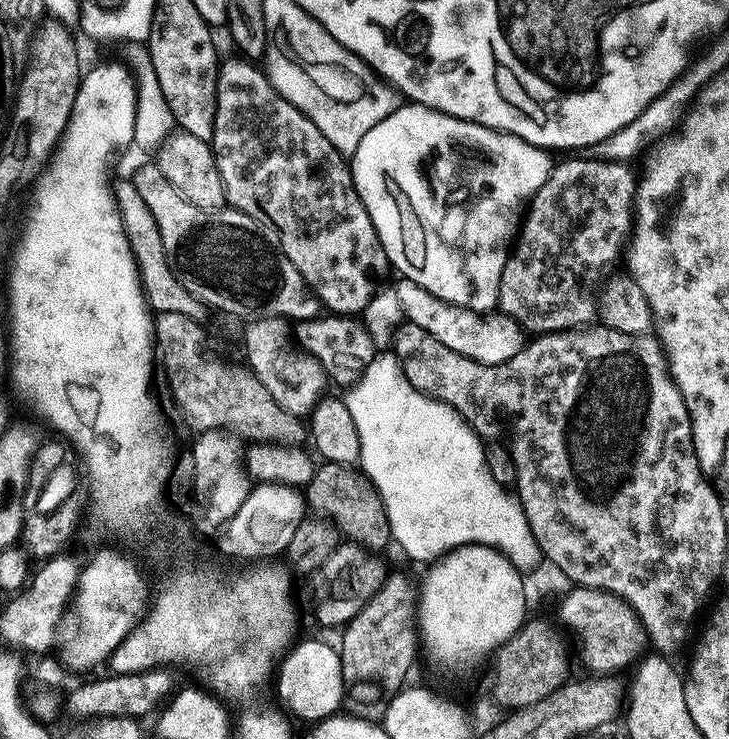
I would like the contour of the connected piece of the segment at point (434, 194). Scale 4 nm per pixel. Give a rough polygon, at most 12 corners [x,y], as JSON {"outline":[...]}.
{"outline":[[404,102],[350,157],[389,265],[487,314],[553,170]]}

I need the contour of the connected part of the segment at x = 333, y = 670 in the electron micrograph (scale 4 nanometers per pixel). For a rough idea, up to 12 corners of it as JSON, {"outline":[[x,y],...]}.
{"outline":[[299,641],[278,668],[278,694],[319,722],[344,699],[339,651]]}

